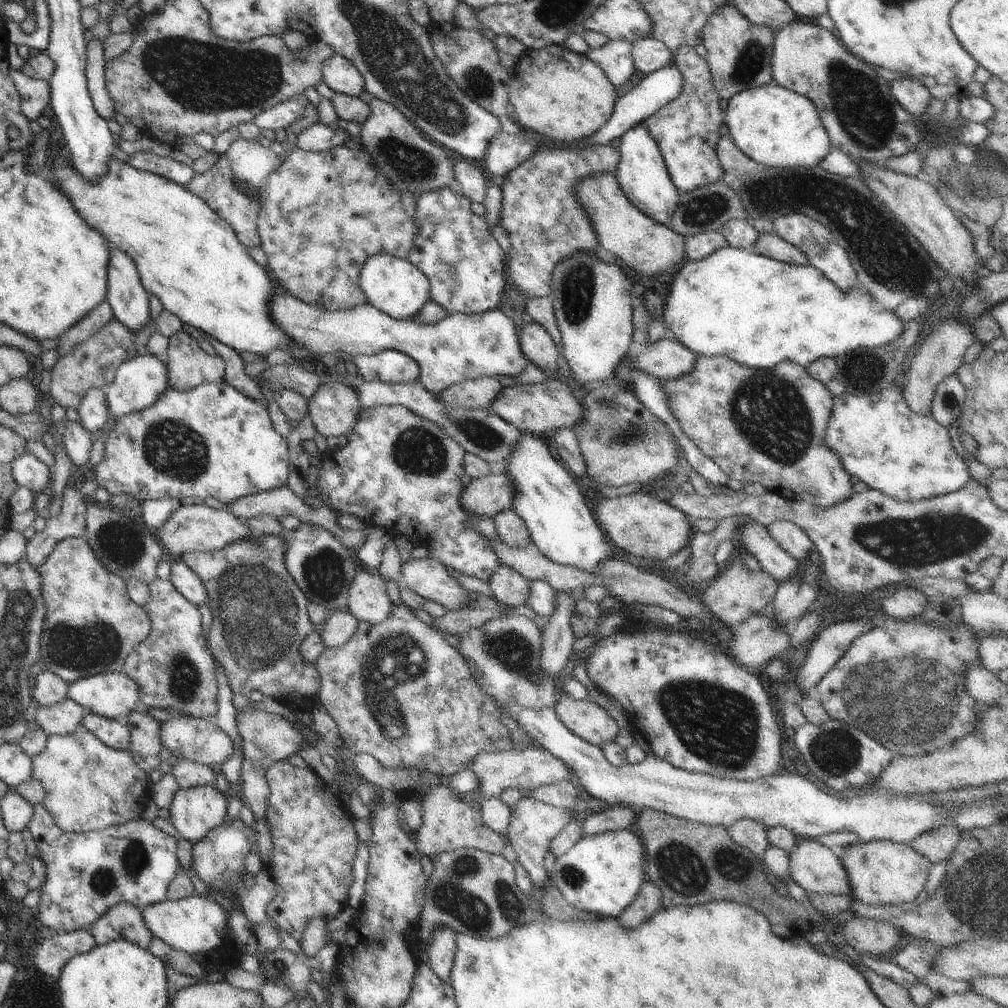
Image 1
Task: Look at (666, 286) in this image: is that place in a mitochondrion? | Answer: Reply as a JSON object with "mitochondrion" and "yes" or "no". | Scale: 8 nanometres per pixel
{"mitochondrion":"no"}

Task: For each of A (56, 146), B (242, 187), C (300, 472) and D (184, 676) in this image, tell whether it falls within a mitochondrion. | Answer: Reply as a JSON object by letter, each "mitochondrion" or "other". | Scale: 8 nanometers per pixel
{"A":"other","B":"mitochondrion","C":"other","D":"mitochondrion"}

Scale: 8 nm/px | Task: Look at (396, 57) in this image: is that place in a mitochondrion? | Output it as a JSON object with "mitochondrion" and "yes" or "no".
{"mitochondrion":"yes"}

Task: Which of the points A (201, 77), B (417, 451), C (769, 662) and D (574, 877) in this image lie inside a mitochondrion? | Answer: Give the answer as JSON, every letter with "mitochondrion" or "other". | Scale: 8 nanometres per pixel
{"A":"mitochondrion","B":"mitochondrion","C":"other","D":"mitochondrion"}

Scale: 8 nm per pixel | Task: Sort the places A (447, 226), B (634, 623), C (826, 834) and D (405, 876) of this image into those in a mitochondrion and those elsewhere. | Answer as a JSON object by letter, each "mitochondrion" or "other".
{"A":"other","B":"other","C":"other","D":"other"}

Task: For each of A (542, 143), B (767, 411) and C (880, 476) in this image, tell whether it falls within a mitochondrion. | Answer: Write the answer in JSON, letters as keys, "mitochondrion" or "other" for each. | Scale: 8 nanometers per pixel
{"A":"other","B":"mitochondrion","C":"other"}

